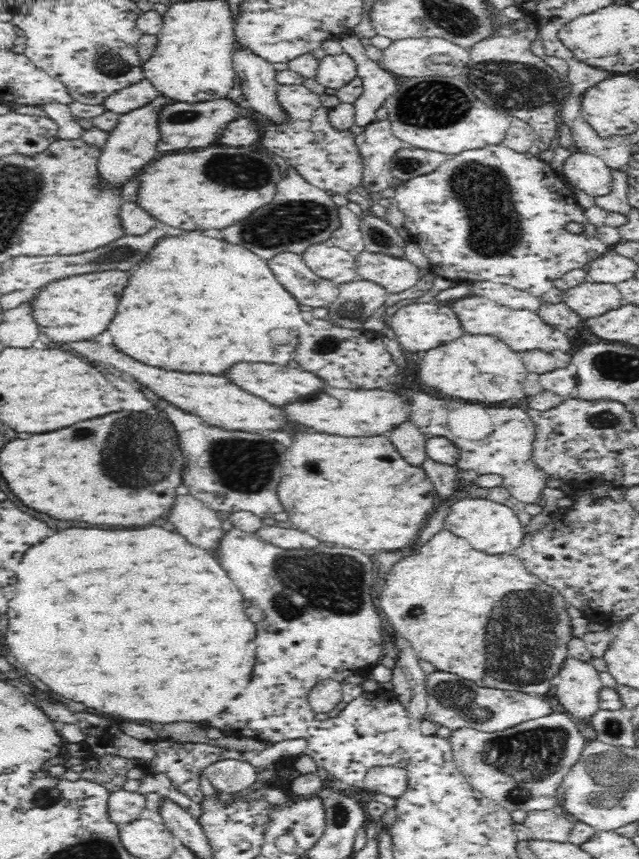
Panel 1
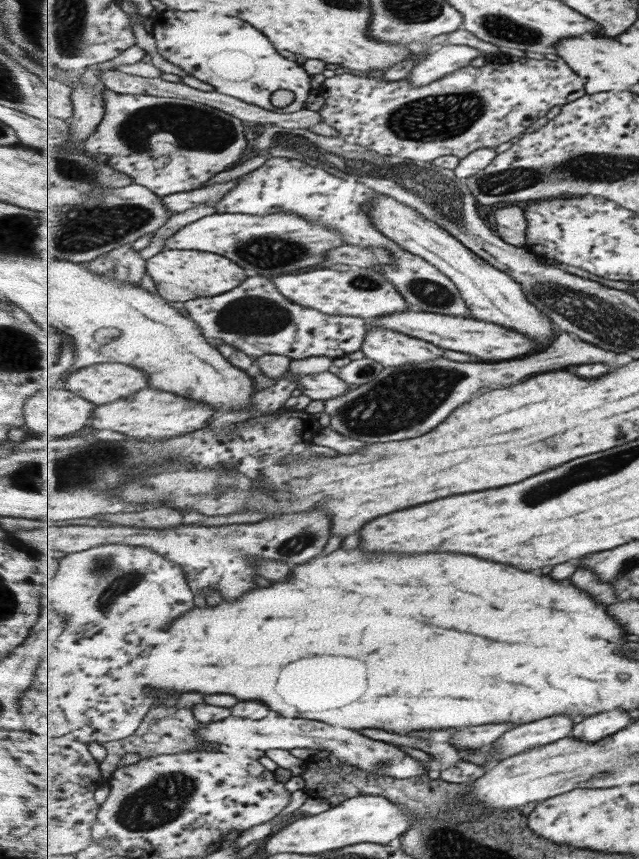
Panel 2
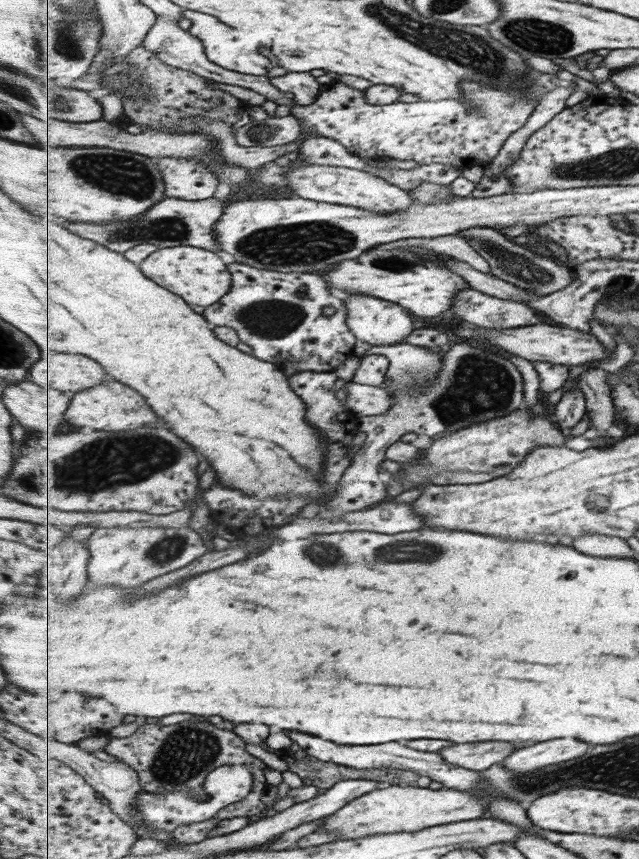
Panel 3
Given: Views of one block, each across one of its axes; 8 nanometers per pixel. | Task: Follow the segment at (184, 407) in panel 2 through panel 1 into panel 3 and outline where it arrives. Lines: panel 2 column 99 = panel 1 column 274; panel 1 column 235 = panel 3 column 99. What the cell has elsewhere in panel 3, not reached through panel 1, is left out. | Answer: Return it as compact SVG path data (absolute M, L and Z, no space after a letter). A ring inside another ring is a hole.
M103 382L101 386L97 385L92 389L77 392L72 398L67 424L75 424L75 426L91 426L95 430L119 432L119 430L135 430L153 424L159 418L139 392L135 392L133 388L121 382Z

